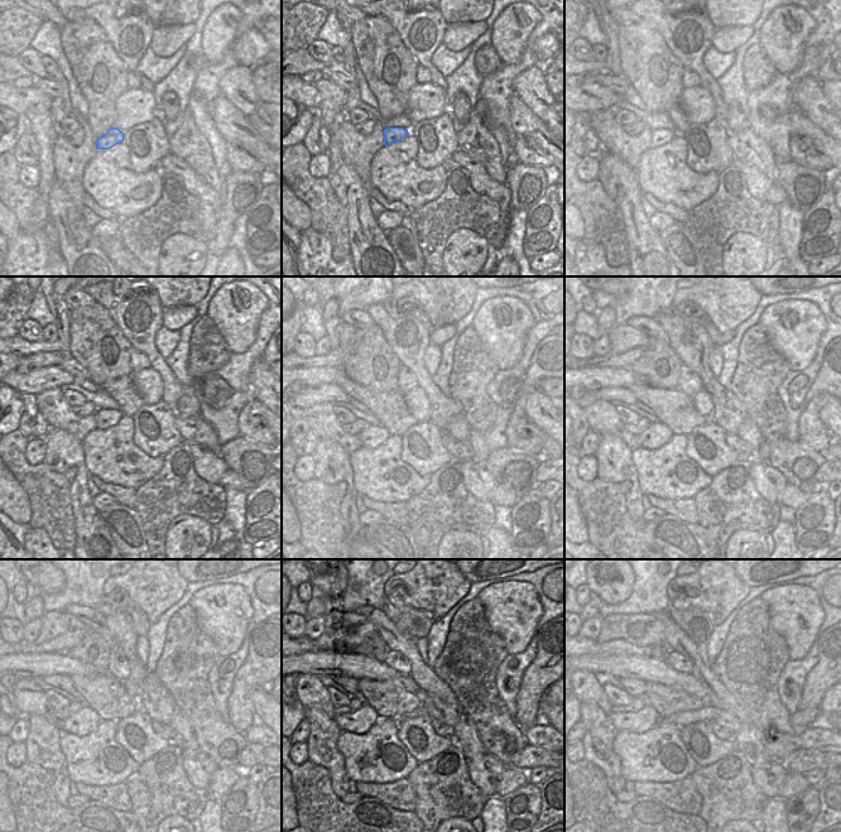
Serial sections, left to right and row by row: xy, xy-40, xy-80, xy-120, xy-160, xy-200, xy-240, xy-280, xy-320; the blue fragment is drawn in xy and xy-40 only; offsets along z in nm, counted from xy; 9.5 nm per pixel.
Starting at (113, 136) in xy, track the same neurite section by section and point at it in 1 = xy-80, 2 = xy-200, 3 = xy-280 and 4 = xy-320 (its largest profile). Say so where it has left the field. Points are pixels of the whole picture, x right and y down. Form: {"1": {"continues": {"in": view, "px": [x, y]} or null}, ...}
{"1": {"continues": {"in": "xy-80", "px": [673, 139]}}, "2": {"continues": {"in": "xy-200", "px": [656, 434]}}, "3": {"continues": {"in": "xy-280", "px": [359, 722]}}, "4": {"continues": {"in": "xy-320", "px": [643, 720]}}}

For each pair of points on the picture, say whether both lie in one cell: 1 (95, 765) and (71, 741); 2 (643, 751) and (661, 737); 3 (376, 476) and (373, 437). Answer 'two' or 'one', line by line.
1: one
2: one
3: two

